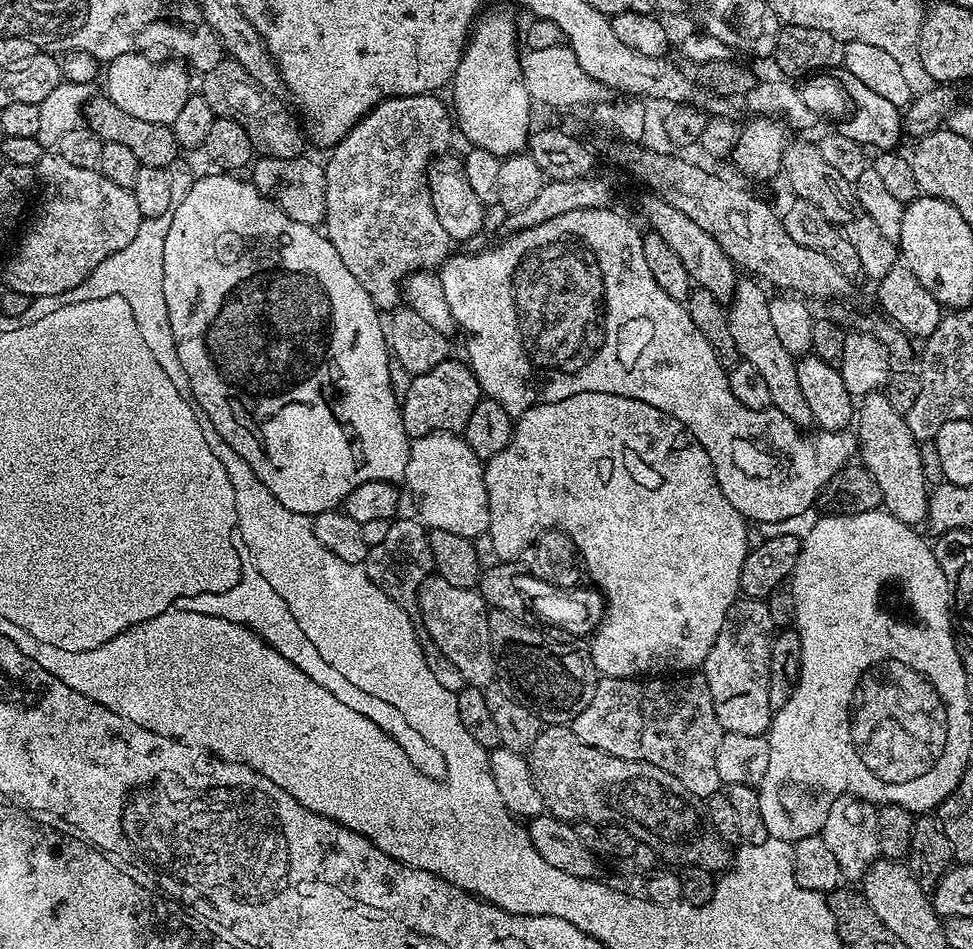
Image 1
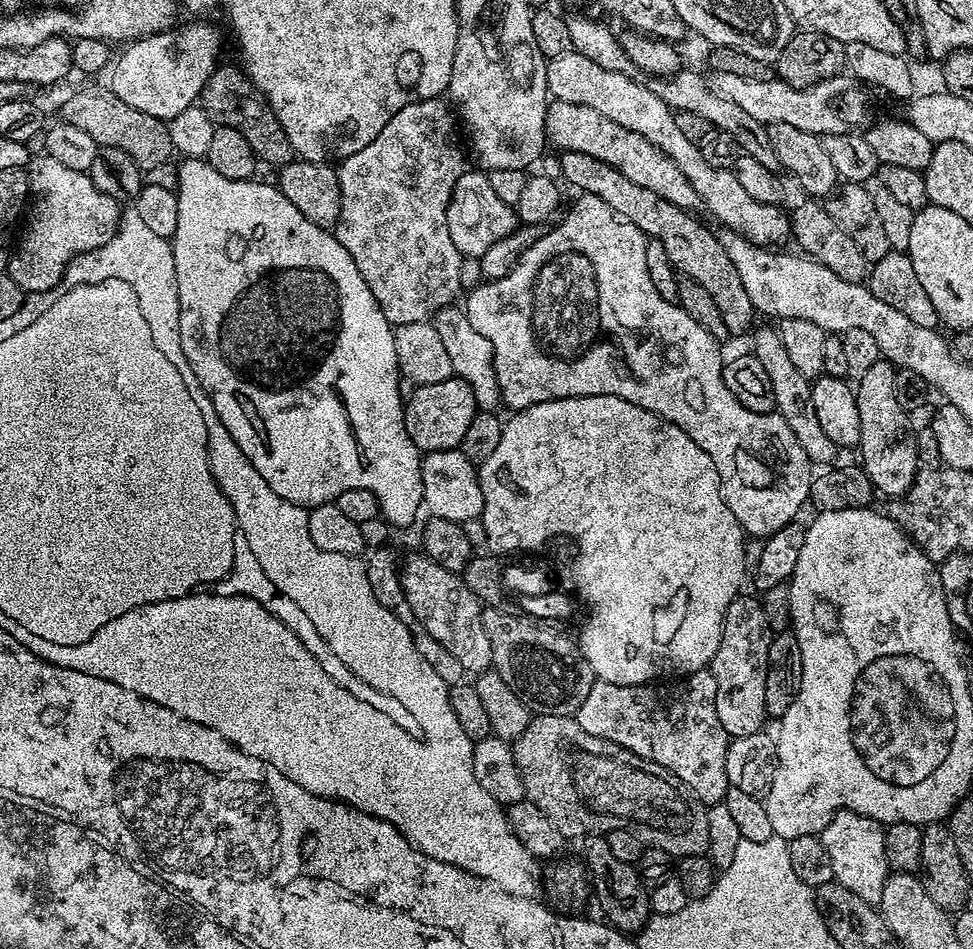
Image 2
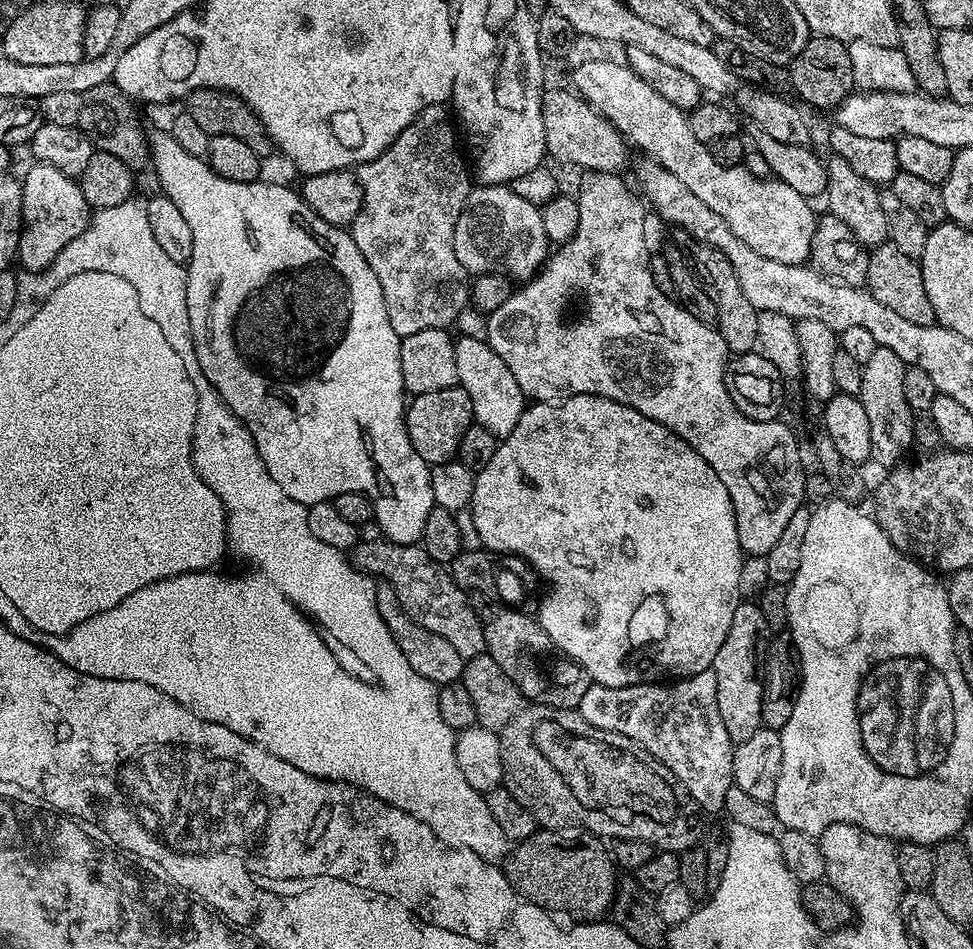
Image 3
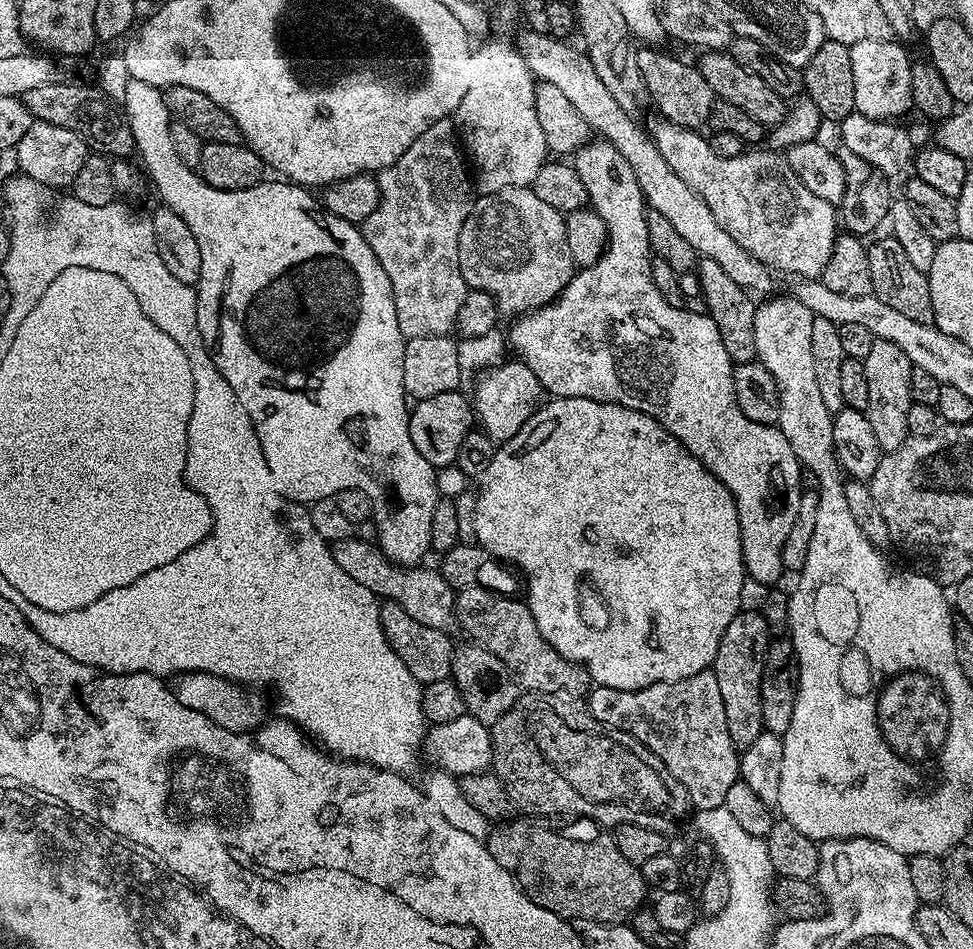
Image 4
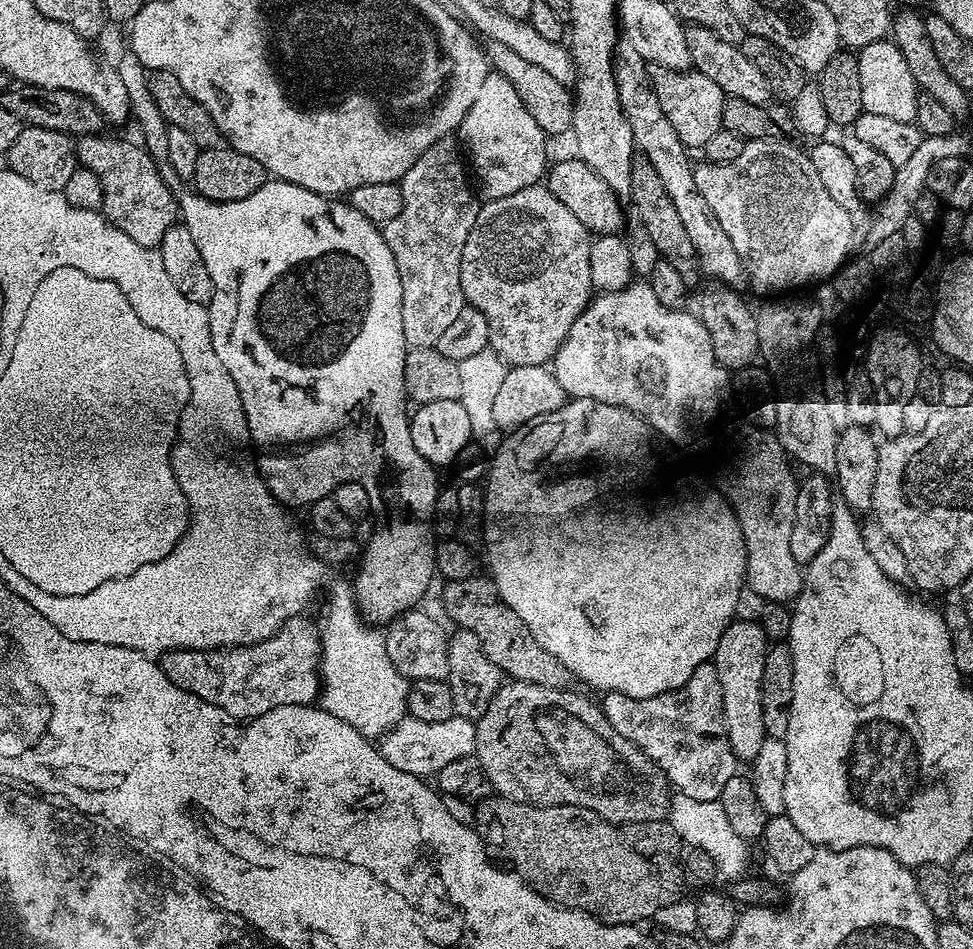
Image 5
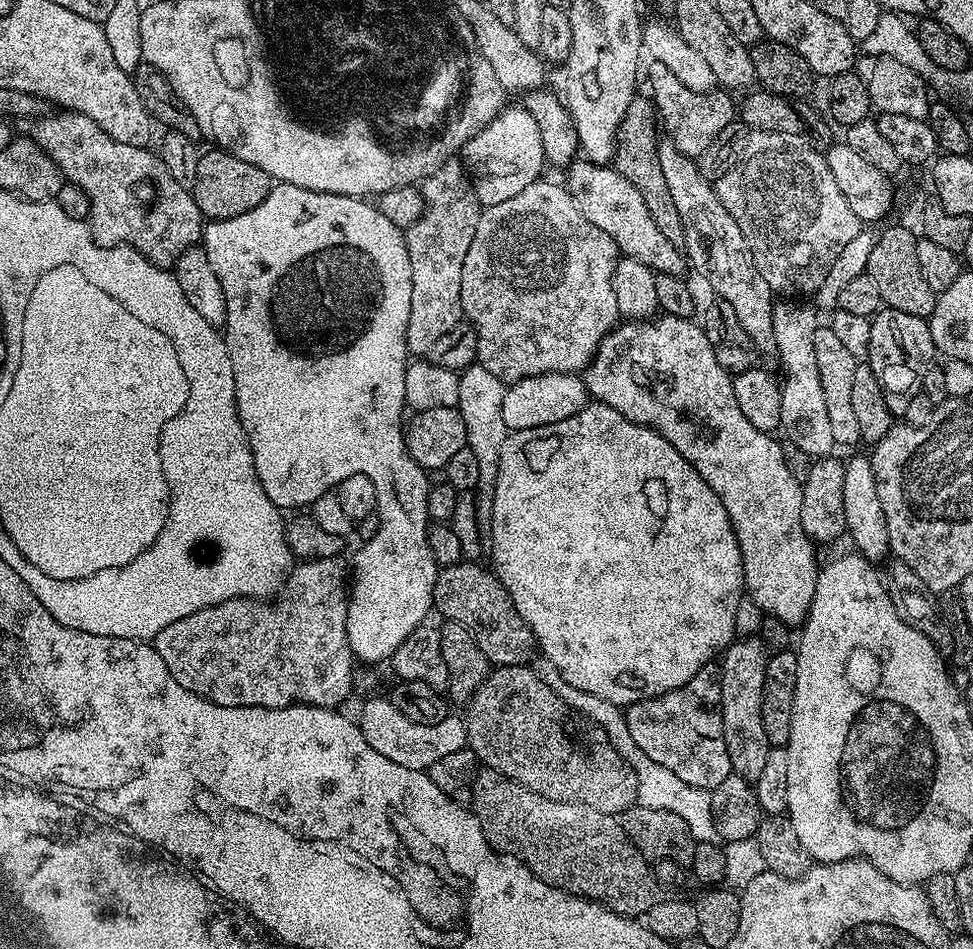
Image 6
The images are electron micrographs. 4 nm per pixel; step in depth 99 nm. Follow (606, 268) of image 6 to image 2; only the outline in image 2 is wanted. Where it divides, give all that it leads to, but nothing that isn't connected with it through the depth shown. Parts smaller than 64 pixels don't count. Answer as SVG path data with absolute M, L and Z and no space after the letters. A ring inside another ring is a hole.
M466 170L461 174L452 188L452 201L448 203L446 210L446 226L450 230L450 238L464 258L479 258L486 254L486 250L490 250L494 242L506 238L506 234L510 234L518 226L515 207L502 202L502 198L494 194L494 186L490 186L487 175L480 172Z

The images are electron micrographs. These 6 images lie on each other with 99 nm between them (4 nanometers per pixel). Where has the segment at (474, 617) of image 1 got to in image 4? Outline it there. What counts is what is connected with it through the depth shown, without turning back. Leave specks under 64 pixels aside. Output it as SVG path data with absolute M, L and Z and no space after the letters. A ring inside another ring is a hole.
M355 538L350 540L334 540L330 544L334 554L334 562L354 578L354 582L362 582L366 590L370 590L378 598L392 600L414 622L422 622L422 626L437 628L443 632L455 629L456 622L456 592L447 584L439 571L432 572L425 566L405 566L402 564L393 564L384 554L383 548L370 542L362 542Z

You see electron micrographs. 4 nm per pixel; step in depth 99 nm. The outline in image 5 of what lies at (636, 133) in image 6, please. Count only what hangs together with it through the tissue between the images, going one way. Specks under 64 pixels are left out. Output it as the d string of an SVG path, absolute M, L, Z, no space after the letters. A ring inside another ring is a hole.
M633 159L628 196L653 250L657 252L655 255L678 270L689 290L695 289L702 280L700 258L694 250L694 242L690 242L690 234L686 234L686 226L682 226L682 218L678 218L678 210L674 210L674 202L670 202L670 194L666 194L666 186L662 186L662 178L658 178L658 170L654 170L649 160Z

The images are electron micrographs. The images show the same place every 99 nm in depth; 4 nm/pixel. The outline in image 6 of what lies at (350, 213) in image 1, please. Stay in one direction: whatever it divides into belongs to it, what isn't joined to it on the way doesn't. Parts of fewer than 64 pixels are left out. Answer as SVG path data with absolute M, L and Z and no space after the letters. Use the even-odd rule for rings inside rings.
M445 162L423 177L424 212L418 222L406 229L404 237L412 263L406 346L416 358L427 357L434 345L462 320L462 262L466 262L466 250L474 242L482 205L463 163L452 163Z

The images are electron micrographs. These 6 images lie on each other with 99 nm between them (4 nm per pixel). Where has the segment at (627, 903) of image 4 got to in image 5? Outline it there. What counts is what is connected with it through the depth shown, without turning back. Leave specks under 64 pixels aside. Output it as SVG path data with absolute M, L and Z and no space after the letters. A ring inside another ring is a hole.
M499 794L487 796L482 801L479 801L474 808L474 827L480 834L481 840L493 853L496 852L504 860L509 860L511 871L516 875L521 876L525 884L538 894L542 894L550 903L562 908L577 908L579 912L589 912L590 915L602 921L604 924L630 924L633 926L639 925L640 920L651 921L658 914L658 910L669 904L673 898L668 887L664 886L663 882L656 877L656 872L651 868L649 857L638 854L624 841L623 831L617 825L610 823L608 820L603 820L601 816L596 816L589 808L579 808L578 806L542 806L541 804L523 804L517 800L511 800Z

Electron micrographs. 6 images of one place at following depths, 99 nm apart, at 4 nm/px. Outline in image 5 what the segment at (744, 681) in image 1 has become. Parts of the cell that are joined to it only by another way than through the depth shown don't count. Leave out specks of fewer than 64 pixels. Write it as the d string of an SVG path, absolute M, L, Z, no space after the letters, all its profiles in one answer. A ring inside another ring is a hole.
M735 619L726 634L722 634L722 642L718 642L714 657L718 682L722 682L722 706L730 750L734 750L740 762L751 762L766 735L762 722L762 666L766 662L769 647L768 635L759 622Z

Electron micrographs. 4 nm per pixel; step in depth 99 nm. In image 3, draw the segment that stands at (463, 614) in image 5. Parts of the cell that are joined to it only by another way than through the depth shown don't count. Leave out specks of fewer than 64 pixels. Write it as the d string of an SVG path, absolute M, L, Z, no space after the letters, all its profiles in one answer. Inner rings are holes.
M501 602L493 603L479 605L478 608L478 615L484 627L487 655L492 656L494 662L498 662L498 666L502 666L502 670L506 670L506 674L510 674L513 682L520 687L525 701L534 704L549 704L555 708L579 709L582 694L586 694L590 683L590 677L585 668L578 661L571 660L565 652L556 647L550 634L546 634L546 630L542 630L539 619L532 617L531 620L526 613L519 612L522 611L519 607Z

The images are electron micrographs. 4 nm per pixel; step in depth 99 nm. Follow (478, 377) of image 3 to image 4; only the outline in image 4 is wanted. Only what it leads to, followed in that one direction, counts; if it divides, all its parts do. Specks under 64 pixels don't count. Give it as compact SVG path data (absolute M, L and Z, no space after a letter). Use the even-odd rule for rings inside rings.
M516 358L487 369L477 380L480 381L476 384L474 410L478 415L478 424L491 440L497 442L514 438L514 434L522 430L522 426L546 400L542 382L534 378L534 370L530 370L530 366L521 364Z

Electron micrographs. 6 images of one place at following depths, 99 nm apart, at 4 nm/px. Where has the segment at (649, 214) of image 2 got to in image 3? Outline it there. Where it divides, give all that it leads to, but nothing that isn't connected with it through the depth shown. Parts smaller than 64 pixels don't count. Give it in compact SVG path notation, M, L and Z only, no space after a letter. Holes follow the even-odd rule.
M681 228L675 229L671 234L673 235L671 243L683 250L684 256L692 266L692 273L698 278L702 290L706 290L706 294L710 294L710 302L714 302L714 310L716 311L714 327L722 334L729 353L739 354L753 351L757 347L760 313L754 306L750 306L746 293L743 292L742 286L738 282L738 274L734 274L734 266L730 266L726 254L722 254L722 250L714 250L714 246L706 246L702 242L698 242Z

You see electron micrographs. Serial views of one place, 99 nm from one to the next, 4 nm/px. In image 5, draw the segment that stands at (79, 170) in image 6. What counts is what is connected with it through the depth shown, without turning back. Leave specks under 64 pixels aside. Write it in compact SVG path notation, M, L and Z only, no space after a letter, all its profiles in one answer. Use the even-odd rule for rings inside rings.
M109 134L79 137L76 154L79 163L94 170L102 182L104 217L122 234L130 234L134 242L156 248L172 225L178 220L178 196L162 178L160 164L139 143L115 140Z

